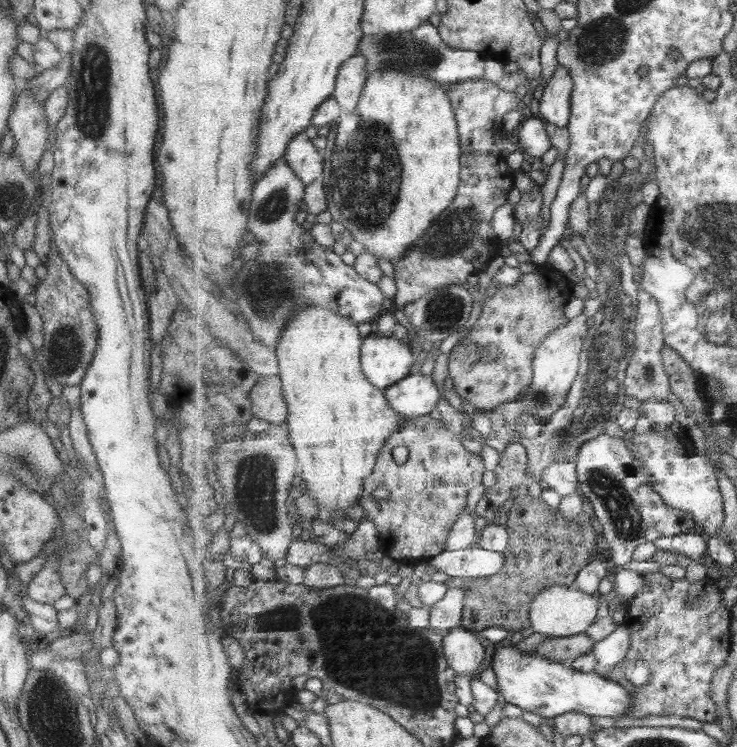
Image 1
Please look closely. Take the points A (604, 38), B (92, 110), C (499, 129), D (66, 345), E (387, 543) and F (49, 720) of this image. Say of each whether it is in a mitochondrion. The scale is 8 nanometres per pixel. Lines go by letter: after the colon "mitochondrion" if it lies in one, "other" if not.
A: mitochondrion
B: mitochondrion
C: other
D: mitochondrion
E: other
F: mitochondrion

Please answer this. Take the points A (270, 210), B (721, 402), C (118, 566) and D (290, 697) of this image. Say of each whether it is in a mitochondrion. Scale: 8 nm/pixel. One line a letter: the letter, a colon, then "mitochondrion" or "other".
A: mitochondrion
B: other
C: other
D: other

